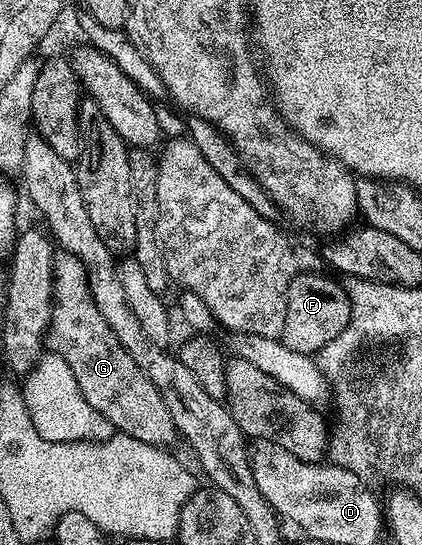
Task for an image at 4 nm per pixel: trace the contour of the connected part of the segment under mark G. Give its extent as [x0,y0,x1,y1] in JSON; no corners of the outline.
[47,251,179,449]

